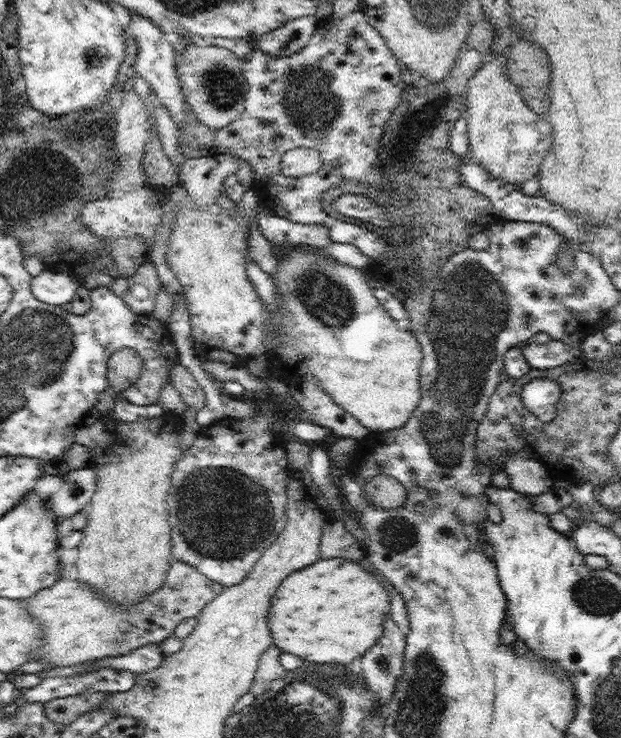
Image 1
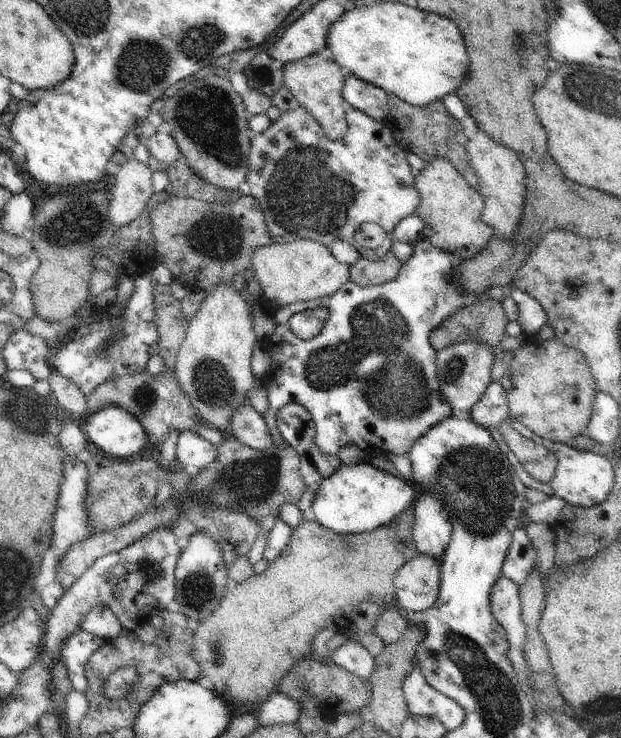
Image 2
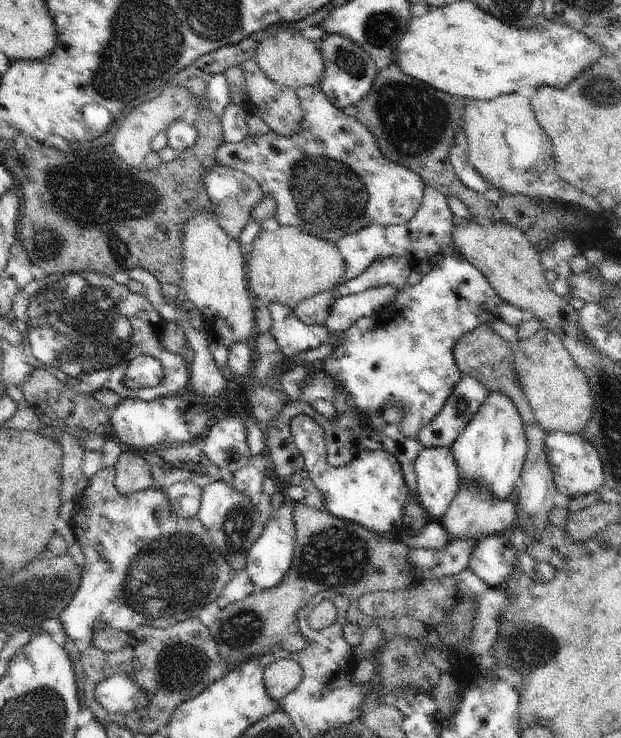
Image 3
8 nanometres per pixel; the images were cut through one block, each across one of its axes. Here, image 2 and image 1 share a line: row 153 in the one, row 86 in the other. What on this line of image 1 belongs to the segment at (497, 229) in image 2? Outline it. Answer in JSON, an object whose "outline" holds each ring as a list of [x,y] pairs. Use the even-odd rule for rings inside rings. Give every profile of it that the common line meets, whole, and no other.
{"outline":[[[503,54],[496,56],[493,61],[485,61],[470,78],[467,86],[468,106],[465,117],[472,160],[476,160],[492,178],[502,180],[506,184],[521,185],[526,180],[537,176],[544,157],[552,148],[553,128],[546,116],[535,113],[524,102],[516,84],[512,84],[508,78]]]}

